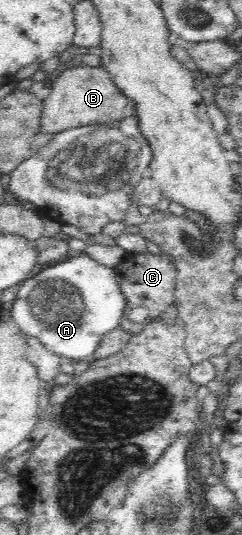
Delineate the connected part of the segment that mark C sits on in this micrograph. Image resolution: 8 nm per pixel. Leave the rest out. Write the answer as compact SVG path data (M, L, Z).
M148 251L146 253L127 253L123 261L113 267L113 271L127 301L127 310L121 326L128 335L140 335L144 328L147 328L147 321L142 324L134 324L128 320L128 314L135 307L146 307L150 311L150 321L154 321L175 304L177 270L169 254L154 255Z

